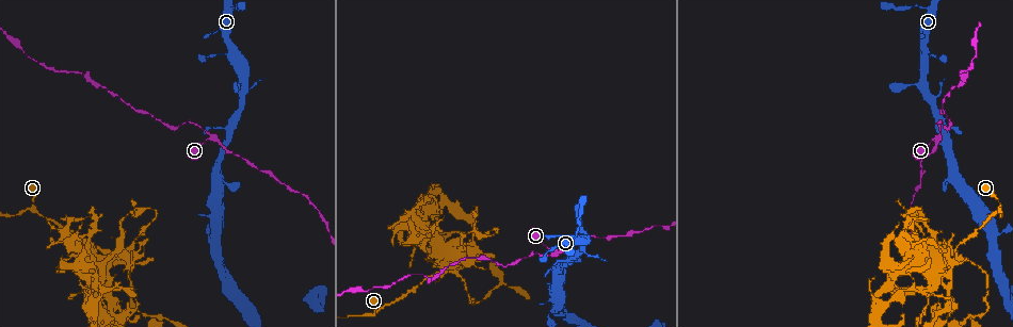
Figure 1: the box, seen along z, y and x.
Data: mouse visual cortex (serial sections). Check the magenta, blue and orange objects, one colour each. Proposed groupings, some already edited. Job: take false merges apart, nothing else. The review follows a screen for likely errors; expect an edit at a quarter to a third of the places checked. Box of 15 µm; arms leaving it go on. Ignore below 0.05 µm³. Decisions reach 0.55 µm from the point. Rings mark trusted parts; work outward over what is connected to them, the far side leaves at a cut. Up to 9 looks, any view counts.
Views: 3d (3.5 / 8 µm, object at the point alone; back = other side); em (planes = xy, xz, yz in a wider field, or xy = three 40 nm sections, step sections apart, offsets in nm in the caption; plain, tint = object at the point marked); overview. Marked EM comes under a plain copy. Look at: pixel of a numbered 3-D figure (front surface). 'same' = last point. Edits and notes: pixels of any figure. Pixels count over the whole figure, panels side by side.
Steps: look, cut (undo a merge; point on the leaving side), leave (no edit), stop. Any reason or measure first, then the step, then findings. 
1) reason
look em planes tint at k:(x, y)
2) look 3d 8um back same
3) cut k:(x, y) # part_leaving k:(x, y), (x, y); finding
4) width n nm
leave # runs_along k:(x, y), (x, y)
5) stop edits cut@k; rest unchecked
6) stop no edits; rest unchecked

look 3d 3.5um back at 1:(376, 313)

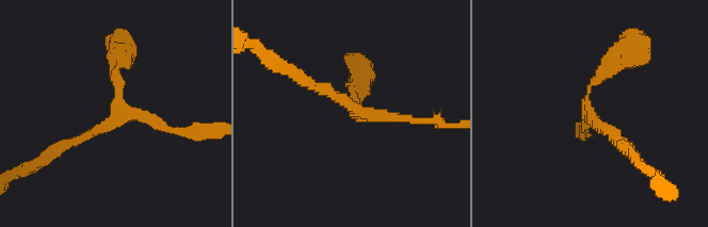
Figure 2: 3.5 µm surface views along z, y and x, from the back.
arms 3; arm_widths 150, 150, 250 nm
look em xy step 5 tint at 2:(357, 118)

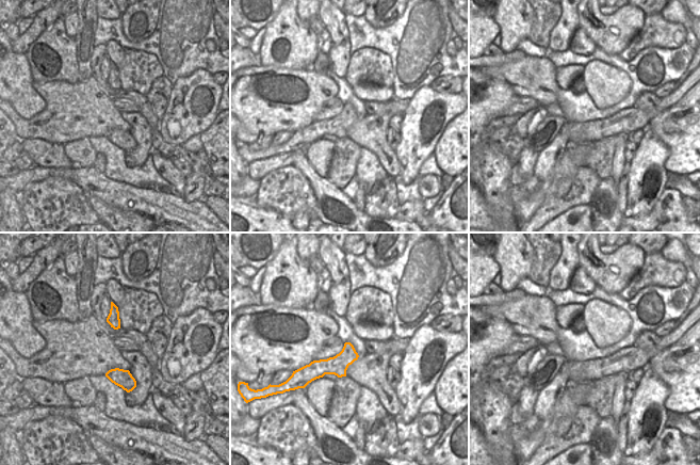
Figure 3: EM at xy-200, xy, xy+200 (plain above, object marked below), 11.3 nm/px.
leave # runs_along 2:(123, 52), (116, 115), (67, 144); one cell here

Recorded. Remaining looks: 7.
arms part here
look 3d 3.5um at 1:(955, 250)

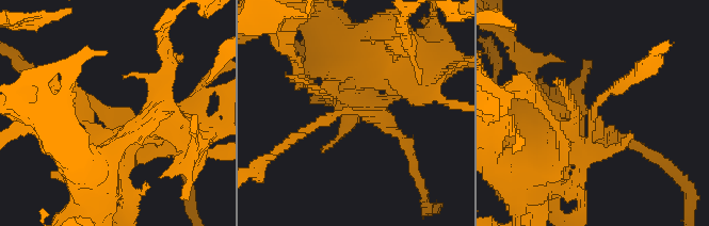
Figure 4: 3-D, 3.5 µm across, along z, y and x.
arms 3; arm_widths 150, 200, 250 nm
look em xy step 3 tint at 4:(100, 110)

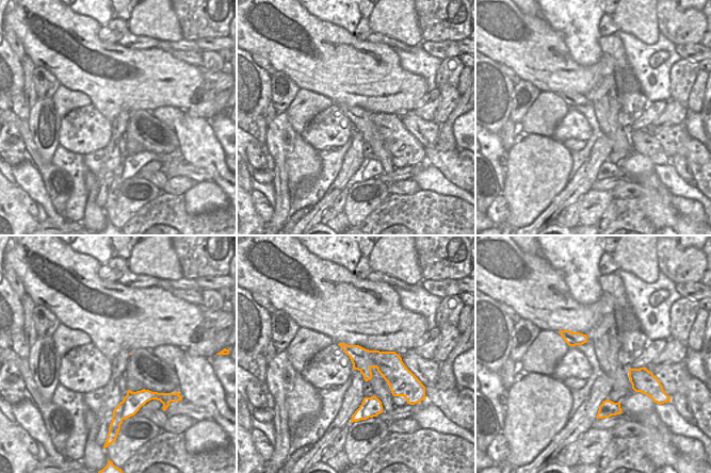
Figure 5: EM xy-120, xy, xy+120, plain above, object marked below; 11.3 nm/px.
cut it another way
look em xy step 5 tint same

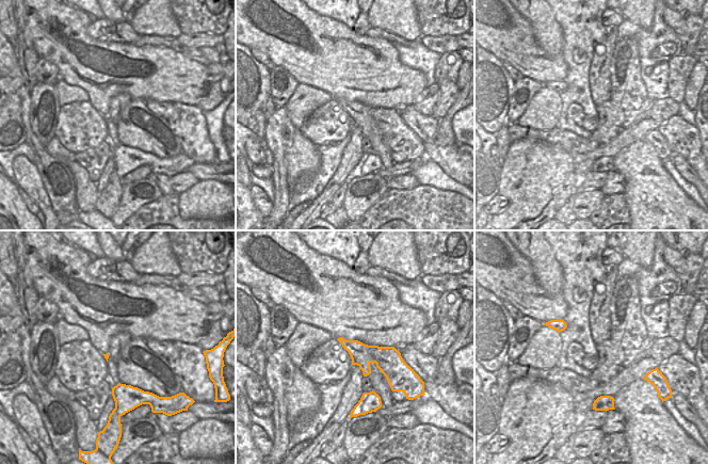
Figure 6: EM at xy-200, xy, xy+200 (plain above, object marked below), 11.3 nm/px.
cut 4:(96, 144) # border 6:(369, 393), (361, 403); two cells meet here

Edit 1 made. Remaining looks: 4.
three-way junction
look 3d 3.5um at 1:(501, 284)

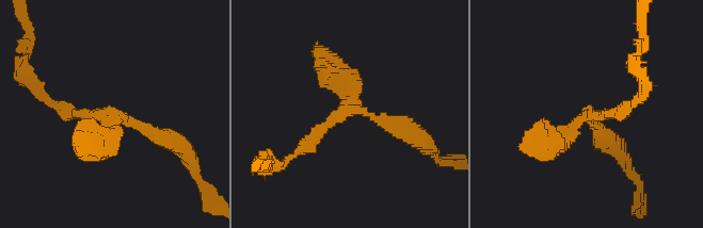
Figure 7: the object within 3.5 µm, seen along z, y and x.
arms 3; arm_widths 200, 200, 350 nm; now the EM
look em xy step 5 tint at 7:(589, 113)

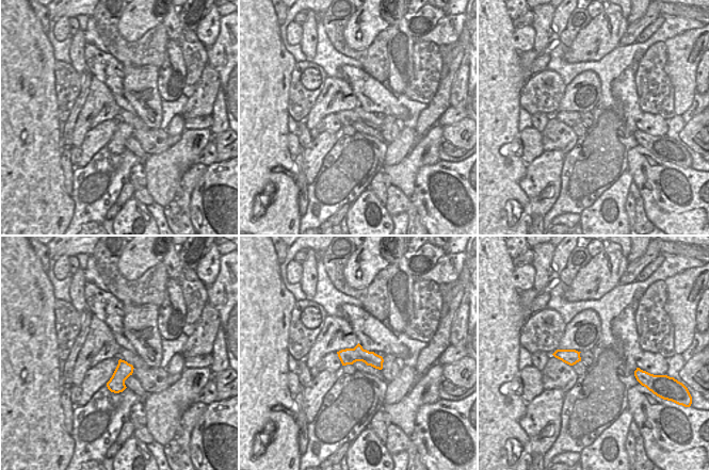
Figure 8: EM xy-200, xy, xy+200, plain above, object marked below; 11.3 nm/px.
cut it another way
look em xy step 3 tint same

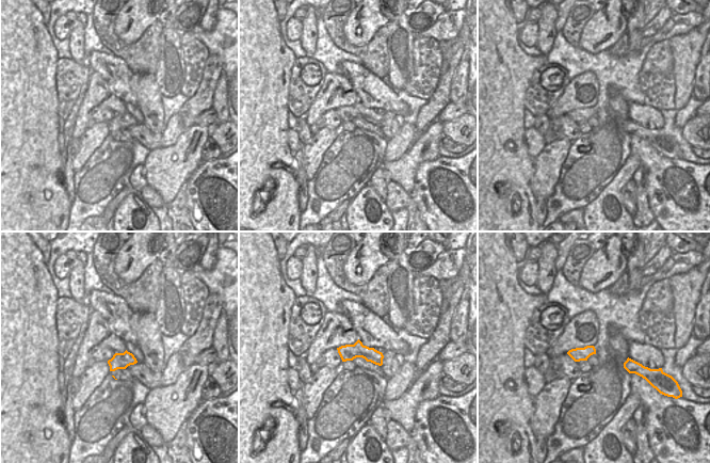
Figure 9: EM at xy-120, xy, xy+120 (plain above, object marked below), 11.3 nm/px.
leave # continuous, no second cell

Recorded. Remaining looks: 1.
stop edits cut@4; rest unchecked

